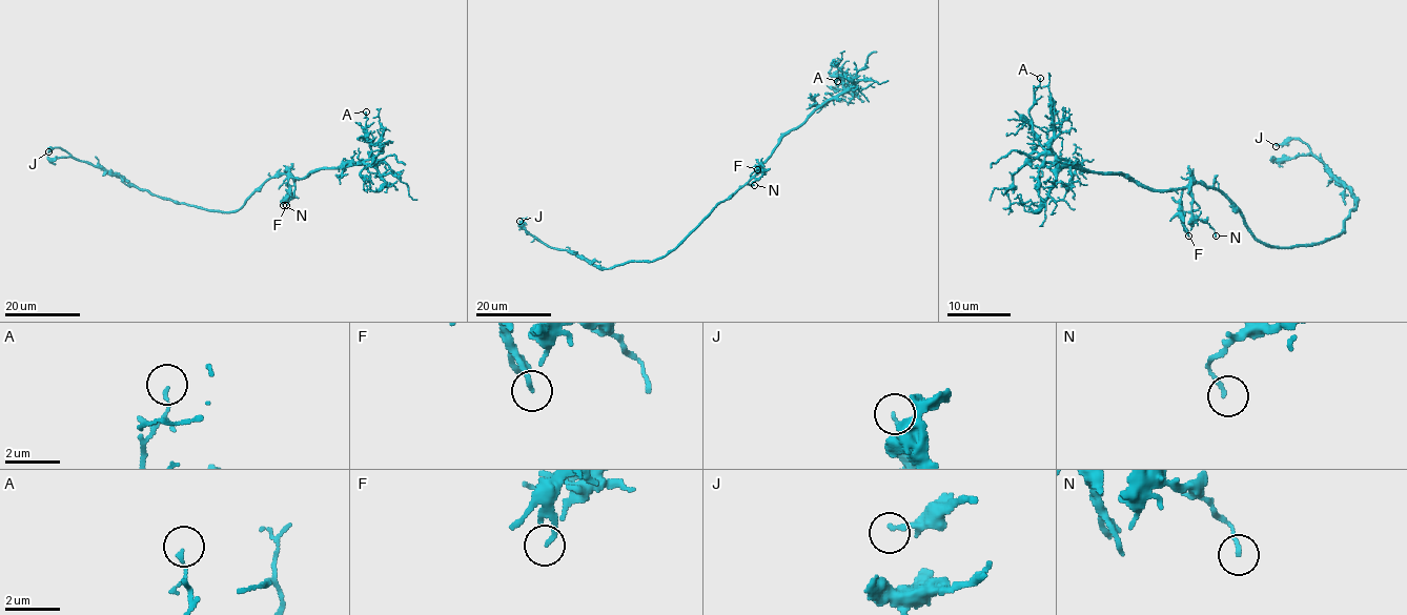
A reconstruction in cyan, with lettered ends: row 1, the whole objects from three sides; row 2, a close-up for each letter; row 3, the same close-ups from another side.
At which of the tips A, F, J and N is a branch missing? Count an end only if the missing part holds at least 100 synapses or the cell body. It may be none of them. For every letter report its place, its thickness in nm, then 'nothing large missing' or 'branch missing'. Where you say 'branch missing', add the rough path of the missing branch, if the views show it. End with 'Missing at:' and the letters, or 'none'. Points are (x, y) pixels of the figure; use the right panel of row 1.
A: place (1040, 78); calibre 120 nm; nothing large missing
F: place (1188, 236); calibre 150 nm; nothing large missing
J: place (1276, 146); calibre 160 nm; nothing large missing
N: place (1216, 236); calibre 130 nm; nothing large missing
Missing at: none

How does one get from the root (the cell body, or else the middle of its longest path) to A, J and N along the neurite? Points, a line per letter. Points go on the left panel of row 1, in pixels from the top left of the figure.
A: (245, 202), (265, 182), (281, 175), (305, 178), (322, 168), (369, 160), (366, 111)
J: (245, 202), (237, 210), (228, 211), (174, 202), (131, 186), (60, 148), (48, 151)
N: (245, 202), (269, 179), (289, 175), (293, 179), (294, 191), (281, 202), (283, 205)

